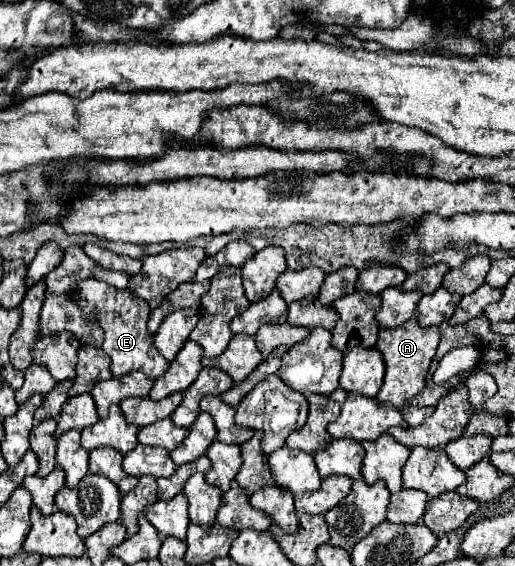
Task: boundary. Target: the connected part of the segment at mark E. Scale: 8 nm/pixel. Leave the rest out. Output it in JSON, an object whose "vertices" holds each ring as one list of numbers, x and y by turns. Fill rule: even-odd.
{"vertices":[[82,280,78,284,78,294,82,296,82,312,86,312,86,316,92,314,92,310,96,310,96,318,98,324,104,328,104,352,110,356,110,372,114,378,120,378,128,372,140,370,144,372,148,378,156,380,160,378,166,370,168,370,168,362,160,356,160,352,154,348,152,336,146,330,146,322,148,322,148,314,150,314,150,306,140,298,134,296,130,290,118,290,106,282,100,280]]}

